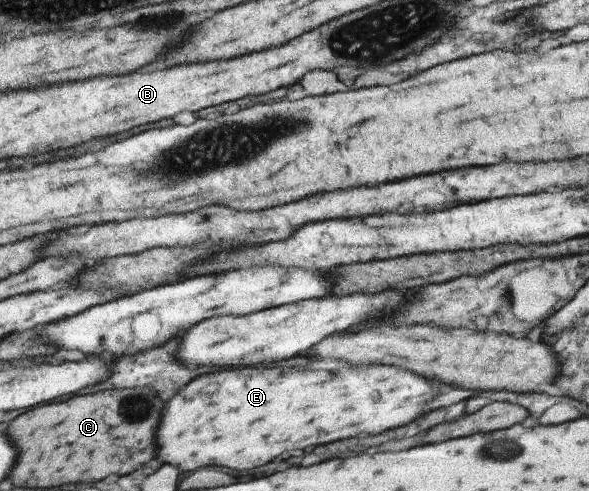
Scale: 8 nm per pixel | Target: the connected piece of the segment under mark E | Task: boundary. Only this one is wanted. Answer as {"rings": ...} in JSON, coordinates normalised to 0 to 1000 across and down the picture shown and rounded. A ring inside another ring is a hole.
{"rings":[[[628,743],[628,747],[598,747],[598,752],[574,752],[567,756],[543,756],[540,752],[496,752],[496,747],[482,747],[482,760],[469,760],[458,747],[401,747],[401,752],[374,752],[353,764],[340,764],[333,772],[326,772],[316,788],[309,788],[295,809],[289,809],[272,841],[272,866],[265,870],[265,935],[272,935],[275,943],[285,947],[299,947],[306,959],[323,963],[336,951],[353,951],[353,947],[367,947],[367,951],[380,951],[380,955],[394,955],[394,959],[421,959],[428,951],[441,951],[455,939],[462,939],[469,927],[482,923],[482,919],[513,919],[526,906],[547,906],[547,902],[560,902],[560,898],[574,898],[584,890],[598,890],[598,886],[628,886],[628,882],[649,882],[655,874],[666,874],[672,866],[686,866],[693,857],[703,853],[706,841],[716,841],[713,829],[720,821],[730,817],[730,780],[723,780],[716,768],[699,764],[686,752],[672,752],[672,747],[649,747],[649,743]]]}

